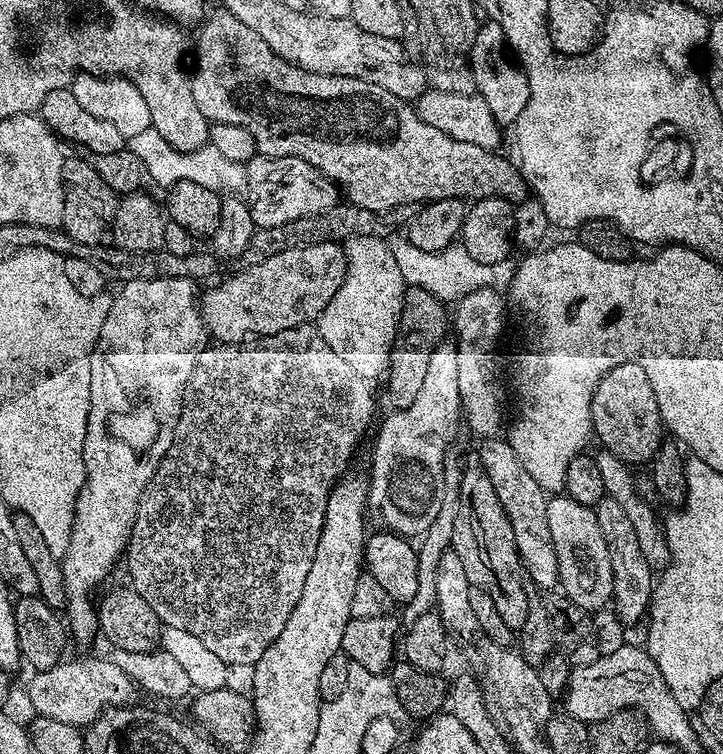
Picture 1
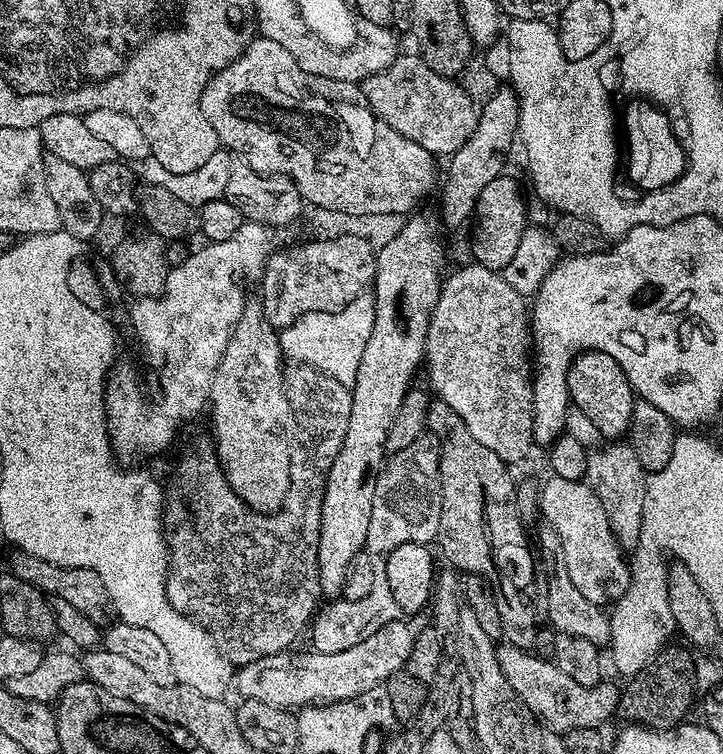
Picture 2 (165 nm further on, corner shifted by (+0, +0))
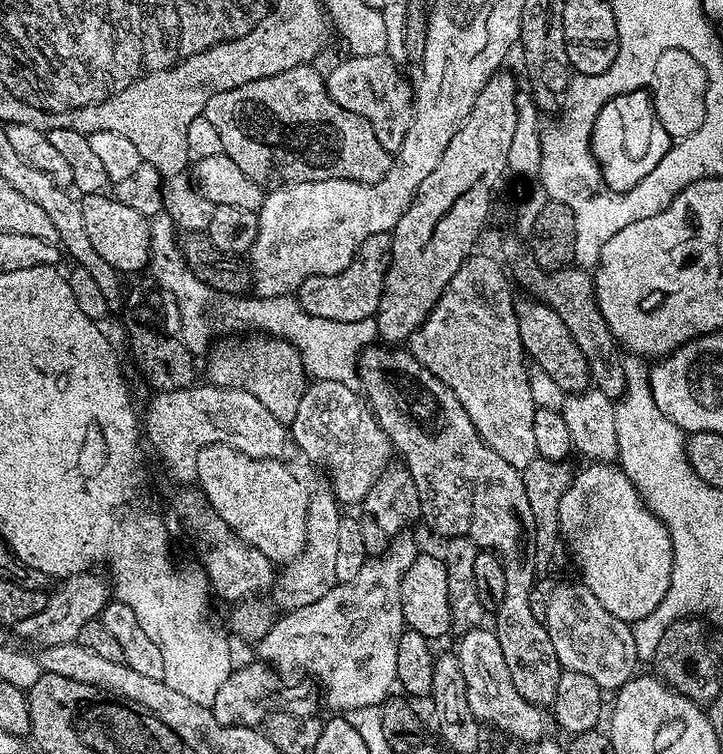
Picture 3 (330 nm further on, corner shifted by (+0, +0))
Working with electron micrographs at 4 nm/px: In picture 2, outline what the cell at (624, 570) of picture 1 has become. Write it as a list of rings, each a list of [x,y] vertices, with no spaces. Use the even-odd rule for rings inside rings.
[[[608,442],[589,451],[586,483],[594,490],[598,502],[602,502],[602,510],[606,510],[606,518],[610,518],[610,528],[614,530],[614,538],[625,550],[634,549],[639,540],[645,479],[644,467],[638,462],[638,454],[634,454],[631,444]]]

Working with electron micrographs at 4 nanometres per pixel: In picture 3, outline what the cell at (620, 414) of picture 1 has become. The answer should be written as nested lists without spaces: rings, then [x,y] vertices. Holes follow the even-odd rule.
[[[522,298],[516,300],[516,317],[518,318],[518,332],[527,356],[535,367],[546,370],[558,386],[562,386],[565,394],[583,392],[589,387],[588,363],[578,350],[574,338],[570,338],[570,330],[566,330],[566,322],[554,314],[550,305],[535,298]]]

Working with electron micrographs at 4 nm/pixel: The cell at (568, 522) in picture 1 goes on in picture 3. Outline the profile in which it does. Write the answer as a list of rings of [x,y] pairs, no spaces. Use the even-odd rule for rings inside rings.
[[[592,462],[575,473],[572,478],[572,484],[566,490],[566,494],[562,494],[562,506],[560,507],[560,534],[563,543],[568,544],[568,548],[572,551],[572,556],[576,559],[576,564],[580,567],[579,579],[590,590],[590,594],[594,594],[594,598],[598,598],[598,602],[602,602],[602,606],[606,606],[606,610],[610,610],[610,614],[614,614],[614,618],[619,620],[627,620],[635,622],[642,618],[646,618],[648,614],[652,614],[657,609],[662,598],[666,598],[666,590],[670,588],[670,574],[672,573],[672,543],[670,542],[670,534],[668,527],[662,523],[658,517],[644,504],[644,500],[638,494],[638,490],[632,484],[632,480],[625,474],[623,468],[612,462]]]

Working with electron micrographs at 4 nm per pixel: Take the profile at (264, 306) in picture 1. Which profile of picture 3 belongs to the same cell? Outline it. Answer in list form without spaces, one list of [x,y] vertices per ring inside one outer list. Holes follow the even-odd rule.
[[[392,233],[374,234],[362,242],[356,256],[338,274],[306,278],[298,293],[299,311],[310,314],[314,318],[333,320],[334,322],[362,322],[373,319],[378,310],[378,302],[382,298],[384,279],[392,257]]]

